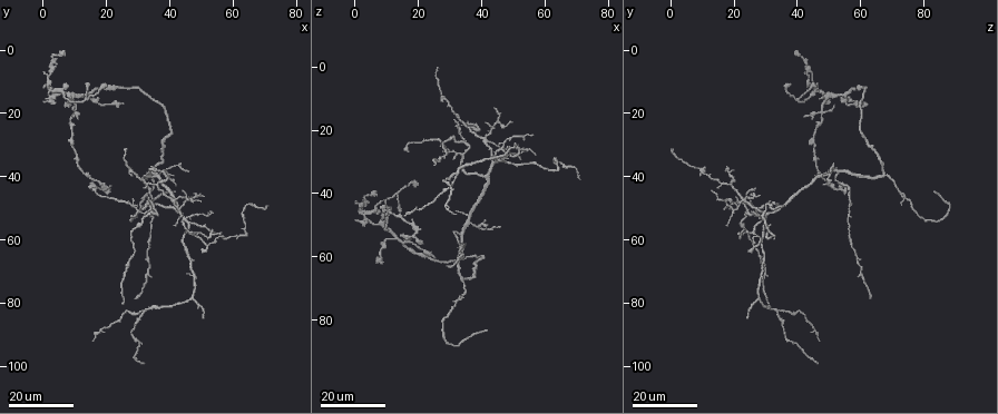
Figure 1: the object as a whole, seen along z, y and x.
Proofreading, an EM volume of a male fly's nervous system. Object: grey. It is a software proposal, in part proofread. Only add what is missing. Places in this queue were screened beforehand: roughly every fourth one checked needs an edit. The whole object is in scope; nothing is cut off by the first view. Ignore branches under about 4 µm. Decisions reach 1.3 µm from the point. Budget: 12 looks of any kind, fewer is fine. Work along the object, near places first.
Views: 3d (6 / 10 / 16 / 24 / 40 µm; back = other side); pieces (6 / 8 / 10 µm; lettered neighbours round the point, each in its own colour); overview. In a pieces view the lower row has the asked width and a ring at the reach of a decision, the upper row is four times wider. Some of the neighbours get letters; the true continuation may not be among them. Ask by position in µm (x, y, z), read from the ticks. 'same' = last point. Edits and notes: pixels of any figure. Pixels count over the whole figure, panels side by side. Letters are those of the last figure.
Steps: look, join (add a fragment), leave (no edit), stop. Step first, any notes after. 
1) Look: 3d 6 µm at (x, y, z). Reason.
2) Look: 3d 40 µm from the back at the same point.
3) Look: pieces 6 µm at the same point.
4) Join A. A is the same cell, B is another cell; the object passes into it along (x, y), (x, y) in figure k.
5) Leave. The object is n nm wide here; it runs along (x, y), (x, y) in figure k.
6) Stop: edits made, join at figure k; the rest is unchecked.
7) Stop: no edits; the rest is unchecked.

Look: 3d 24 µm at (19, 11, 38). An open end.

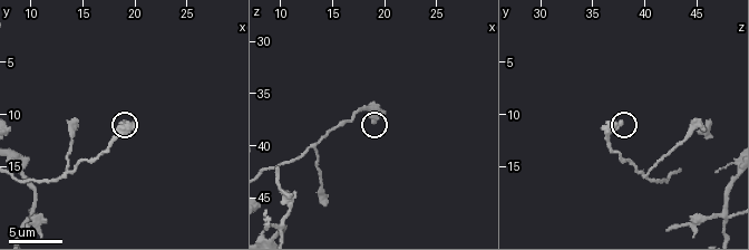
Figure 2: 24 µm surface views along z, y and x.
Look: pieces 10 µm at (19.0, 10.8, 37.8).

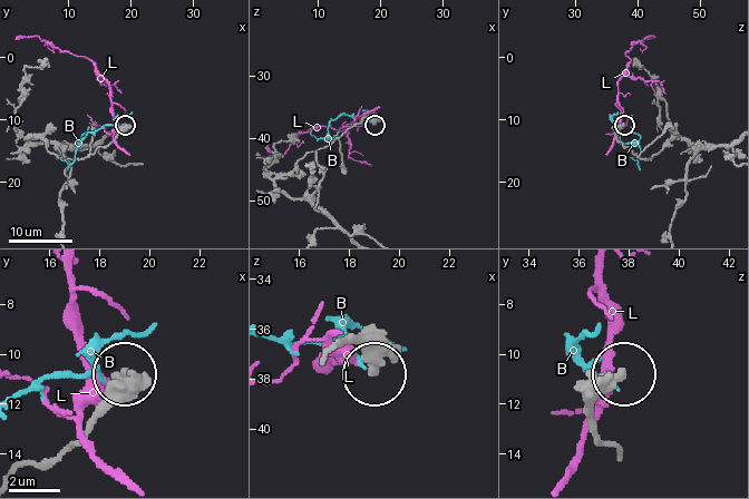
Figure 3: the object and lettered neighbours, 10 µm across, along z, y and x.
Leave. B and L are other cells; it runs along (618, 450), (596, 427), (594, 408), (624, 378) in figure 3; no lettered fragment goes on from it.

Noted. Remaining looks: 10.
Look: 3d 24 µm at (25, 18, 60). An open end.

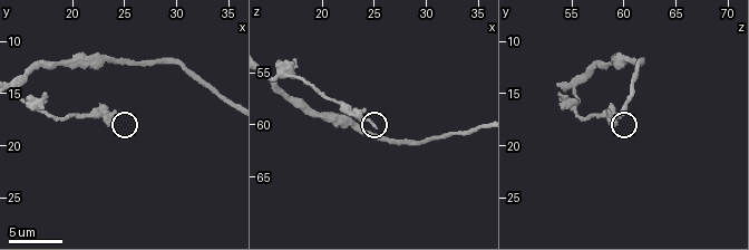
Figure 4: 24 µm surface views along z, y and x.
Look: pieces 8 µm at (25.2, 16.6, 60.0).

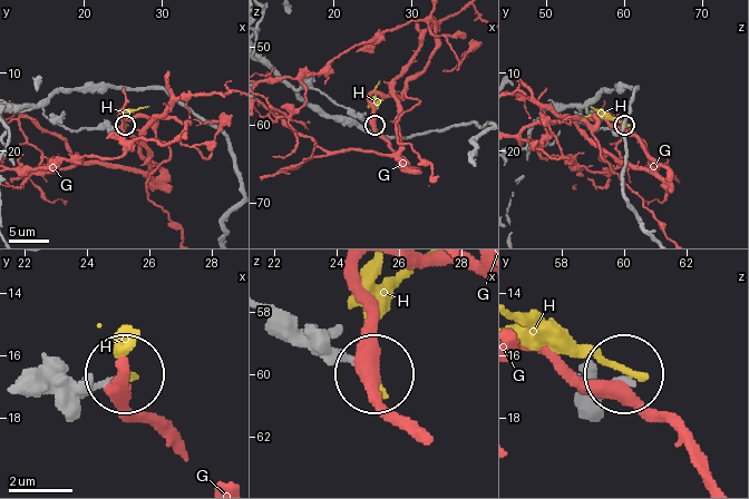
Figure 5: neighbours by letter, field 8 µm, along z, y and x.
Leave. G and H are other cells; it runs along (321, 116), (293, 88), (318, 89), (372, 123) in figure 5; no lettered fragment goes on from it.

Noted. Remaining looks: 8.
Look: 3d 16 µm at (10, 17, 51).

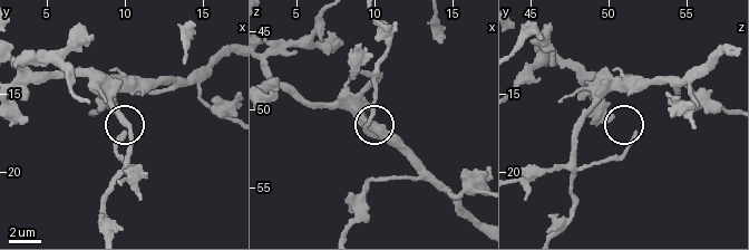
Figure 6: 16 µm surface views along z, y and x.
Look: pieces 10 µm at (10.0, 17.4, 51.6). What lies round it.

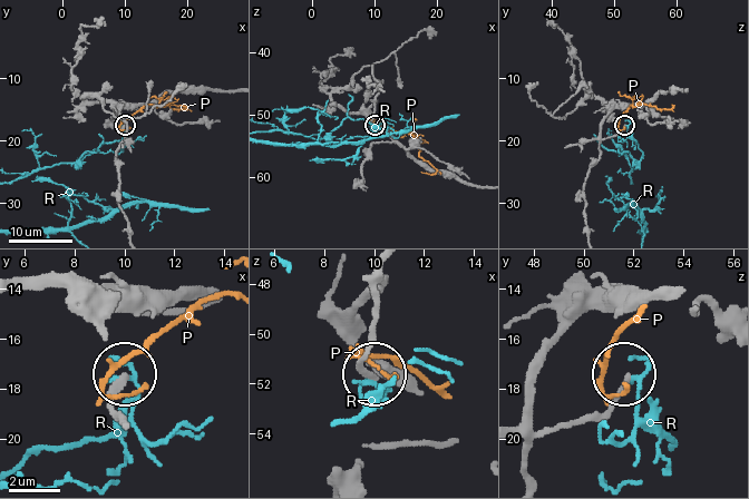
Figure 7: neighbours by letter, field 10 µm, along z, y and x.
Leave. P and R are other cells; it runs along (359, 332), (357, 313), (380, 281), (361, 360), (373, 377) in figure 7; no lettered fragment goes on from it.

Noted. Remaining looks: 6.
Look: 3d 16 µm at (0, 16, 48). Tapers out.

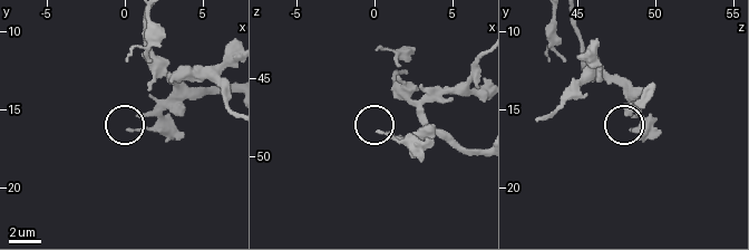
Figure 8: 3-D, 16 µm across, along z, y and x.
Look: 3d 6 µm at (0.4, 16.2, 48.4).

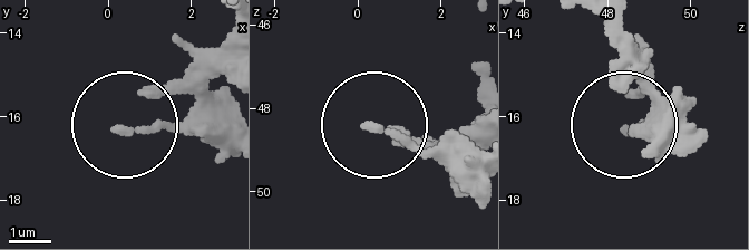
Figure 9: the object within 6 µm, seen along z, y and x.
Look: pieces 8 µm at (0.20, 16.25, 48.45).

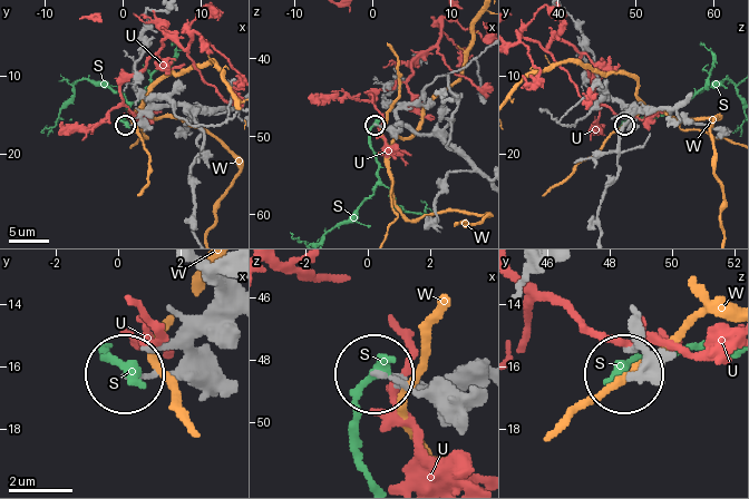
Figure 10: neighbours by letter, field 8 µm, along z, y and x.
Leave. S, U and W are other cells; it runs along (464, 380), (424, 393), (378, 374) in figure 10; none of them fits.

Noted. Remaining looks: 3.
Look: 3d 24 µm at (42, 45, 83). An open end.

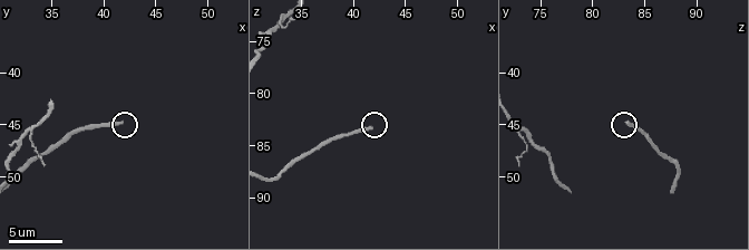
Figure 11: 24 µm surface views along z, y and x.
Look: pieces 10 µm at (41.6, 44.6, 83.4).

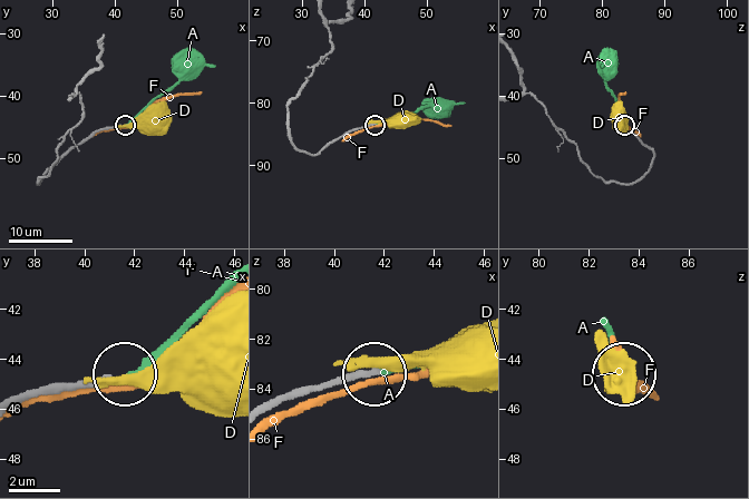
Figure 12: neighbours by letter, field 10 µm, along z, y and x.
Join A. A is the same cell, D and F are other cells; the object passes into it along (59, 392), (140, 373), (230, 286) in figure 12; the neuron continues.

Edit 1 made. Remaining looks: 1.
Stop: edits made, join at figure 12; the rest is unchecked.

